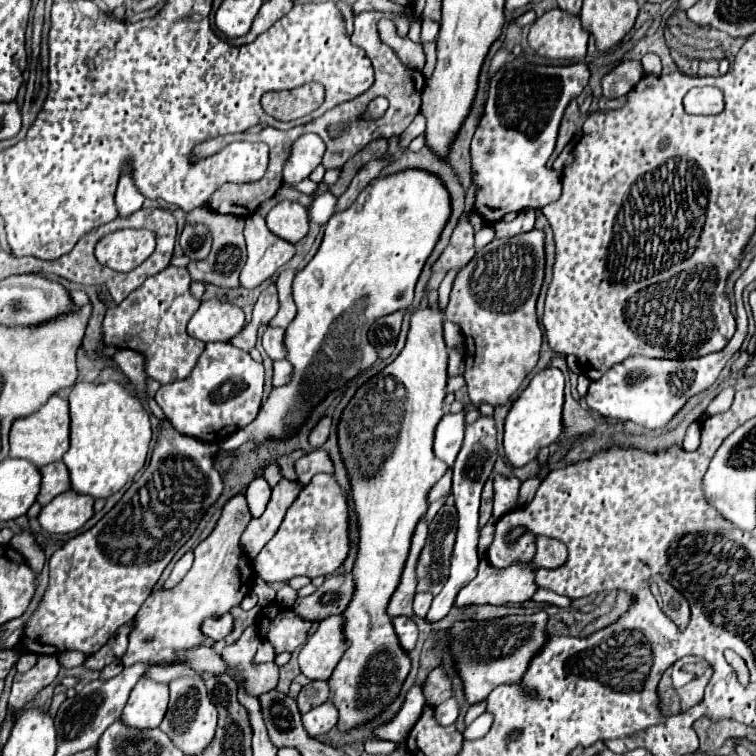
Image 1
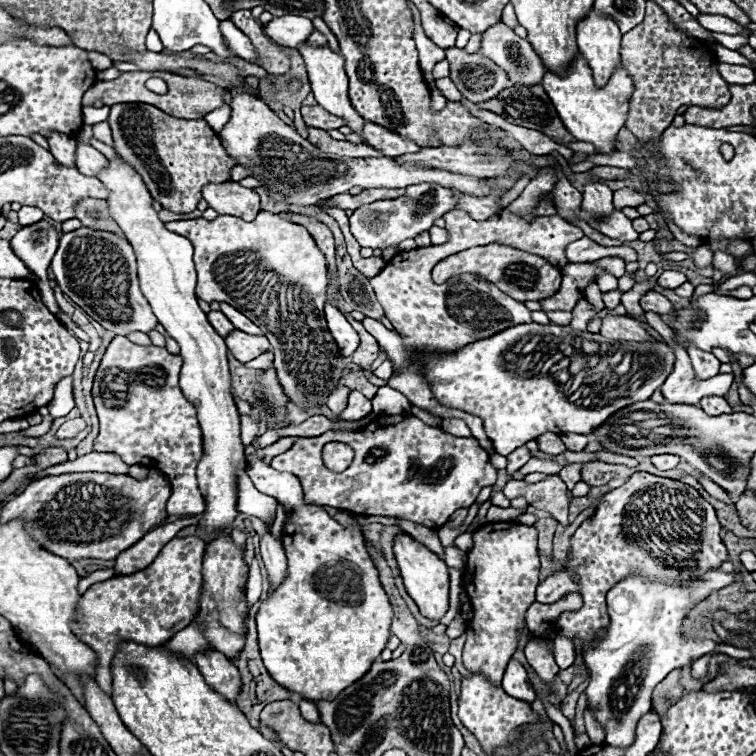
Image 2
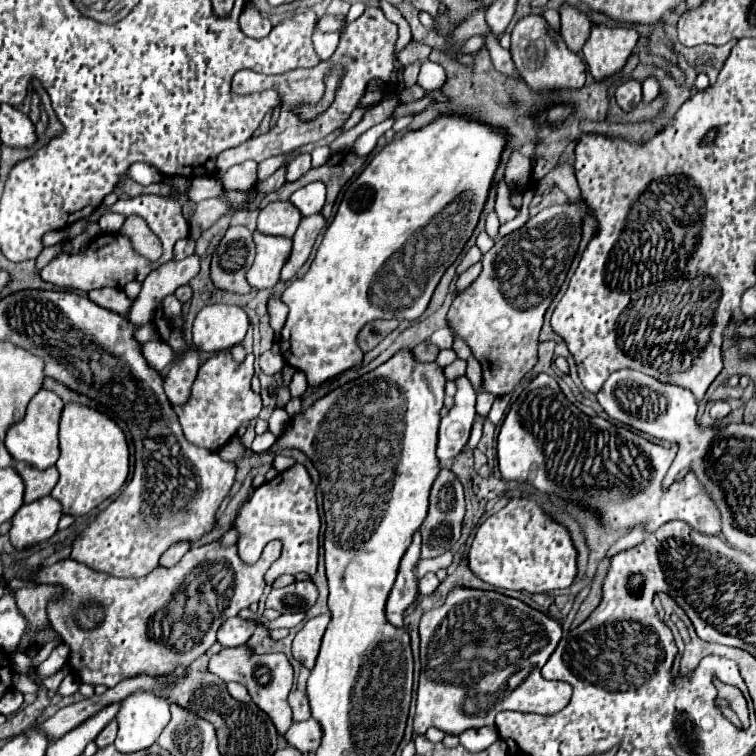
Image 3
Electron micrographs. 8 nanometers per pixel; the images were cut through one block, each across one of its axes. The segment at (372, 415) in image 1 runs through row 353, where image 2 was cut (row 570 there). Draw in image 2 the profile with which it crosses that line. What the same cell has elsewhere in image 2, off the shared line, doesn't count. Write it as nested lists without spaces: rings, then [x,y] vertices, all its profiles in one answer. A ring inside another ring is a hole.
[[[400,534],[394,540],[394,554],[404,578],[404,586],[412,600],[418,604],[422,616],[430,620],[440,620],[448,612],[448,566],[444,564],[444,560],[440,560],[434,552],[430,552],[408,534]]]

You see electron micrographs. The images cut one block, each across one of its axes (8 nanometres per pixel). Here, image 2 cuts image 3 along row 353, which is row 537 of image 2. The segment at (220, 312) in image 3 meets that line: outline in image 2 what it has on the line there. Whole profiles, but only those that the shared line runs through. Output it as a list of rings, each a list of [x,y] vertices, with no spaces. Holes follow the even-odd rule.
[[[112,160],[98,178],[108,188],[110,214],[122,228],[124,236],[132,244],[138,258],[138,278],[144,296],[148,298],[158,322],[166,328],[166,334],[180,344],[182,370],[180,388],[182,394],[198,410],[198,420],[202,426],[202,460],[198,462],[198,488],[202,492],[206,510],[198,524],[202,536],[210,540],[216,534],[232,526],[238,516],[236,492],[238,492],[238,472],[246,470],[248,462],[244,456],[244,444],[240,438],[240,414],[232,394],[232,378],[228,370],[228,348],[224,338],[214,332],[206,314],[200,310],[194,288],[196,270],[192,262],[192,242],[180,234],[168,232],[164,222],[152,208],[152,196],[146,190],[140,174],[124,160]]]

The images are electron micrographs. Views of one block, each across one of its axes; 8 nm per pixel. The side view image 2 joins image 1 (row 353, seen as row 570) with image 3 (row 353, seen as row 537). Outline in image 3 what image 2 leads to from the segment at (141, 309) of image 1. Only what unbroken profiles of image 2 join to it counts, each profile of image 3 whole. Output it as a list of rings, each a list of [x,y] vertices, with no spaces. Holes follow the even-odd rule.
[[[196,348],[188,350],[182,360],[170,366],[170,372],[164,380],[164,390],[172,406],[182,406],[188,402],[190,388],[192,388],[198,368],[200,368],[200,360],[198,360]]]

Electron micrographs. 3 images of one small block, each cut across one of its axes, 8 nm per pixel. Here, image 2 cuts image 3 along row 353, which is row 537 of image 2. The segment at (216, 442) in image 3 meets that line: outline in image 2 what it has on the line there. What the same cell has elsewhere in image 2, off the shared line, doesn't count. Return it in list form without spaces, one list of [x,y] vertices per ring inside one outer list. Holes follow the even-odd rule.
[[[220,534],[212,540],[204,552],[204,566],[202,566],[202,602],[198,608],[196,618],[202,618],[202,626],[206,628],[206,638],[210,644],[226,654],[228,658],[238,658],[246,638],[242,634],[242,620],[246,614],[246,598],[242,594],[242,586],[248,580],[248,566],[242,560],[242,552],[234,546],[228,534]]]

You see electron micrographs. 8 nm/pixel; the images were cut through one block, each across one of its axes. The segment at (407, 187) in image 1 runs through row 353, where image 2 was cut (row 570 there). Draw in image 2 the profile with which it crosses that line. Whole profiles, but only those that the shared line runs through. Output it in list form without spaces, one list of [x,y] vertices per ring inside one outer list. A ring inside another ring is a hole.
[[[262,460],[250,462],[246,474],[262,494],[274,496],[286,508],[282,544],[288,556],[288,576],[282,586],[278,586],[276,592],[262,602],[256,614],[258,642],[264,666],[270,670],[270,676],[280,682],[280,686],[298,692],[302,698],[314,702],[334,700],[346,686],[362,678],[386,648],[386,642],[390,638],[392,606],[364,548],[360,526],[344,528],[332,516],[328,516],[322,506],[304,504],[304,494],[298,478],[288,472],[278,472],[266,466],[266,462]]]

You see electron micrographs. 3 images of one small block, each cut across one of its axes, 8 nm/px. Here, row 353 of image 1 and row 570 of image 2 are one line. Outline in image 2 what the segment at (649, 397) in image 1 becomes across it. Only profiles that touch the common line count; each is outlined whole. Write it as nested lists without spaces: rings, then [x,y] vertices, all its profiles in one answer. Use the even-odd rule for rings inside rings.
[[[726,561],[720,568],[708,572],[700,582],[690,582],[686,588],[672,588],[672,586],[664,586],[664,584],[648,584],[644,578],[626,578],[626,580],[618,582],[606,596],[610,626],[606,628],[608,634],[596,646],[588,646],[588,648],[578,650],[570,640],[566,640],[560,634],[552,640],[554,658],[556,658],[558,666],[572,666],[578,656],[584,658],[584,662],[590,670],[590,686],[586,692],[588,708],[594,714],[594,718],[602,724],[602,728],[606,732],[606,744],[610,744],[614,748],[632,746],[632,742],[636,738],[638,720],[650,712],[652,690],[656,688],[656,684],[660,680],[664,680],[666,674],[672,672],[674,668],[682,668],[690,660],[700,658],[708,650],[714,650],[717,645],[714,640],[698,640],[696,642],[696,640],[684,640],[682,638],[680,628],[682,628],[684,618],[686,618],[684,610],[688,608],[688,604],[696,604],[702,598],[706,598],[706,594],[710,594],[712,590],[718,590],[722,586],[730,586],[734,582],[734,574],[736,574],[734,564]]]

